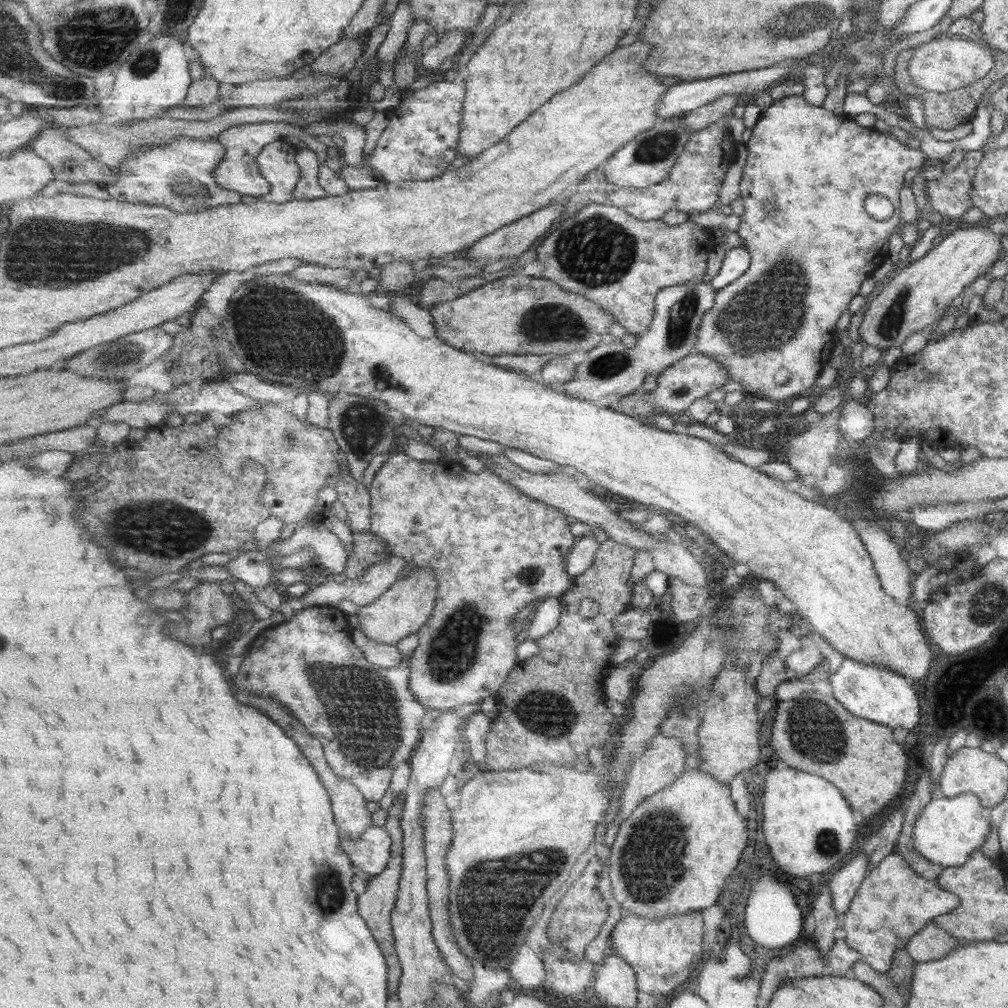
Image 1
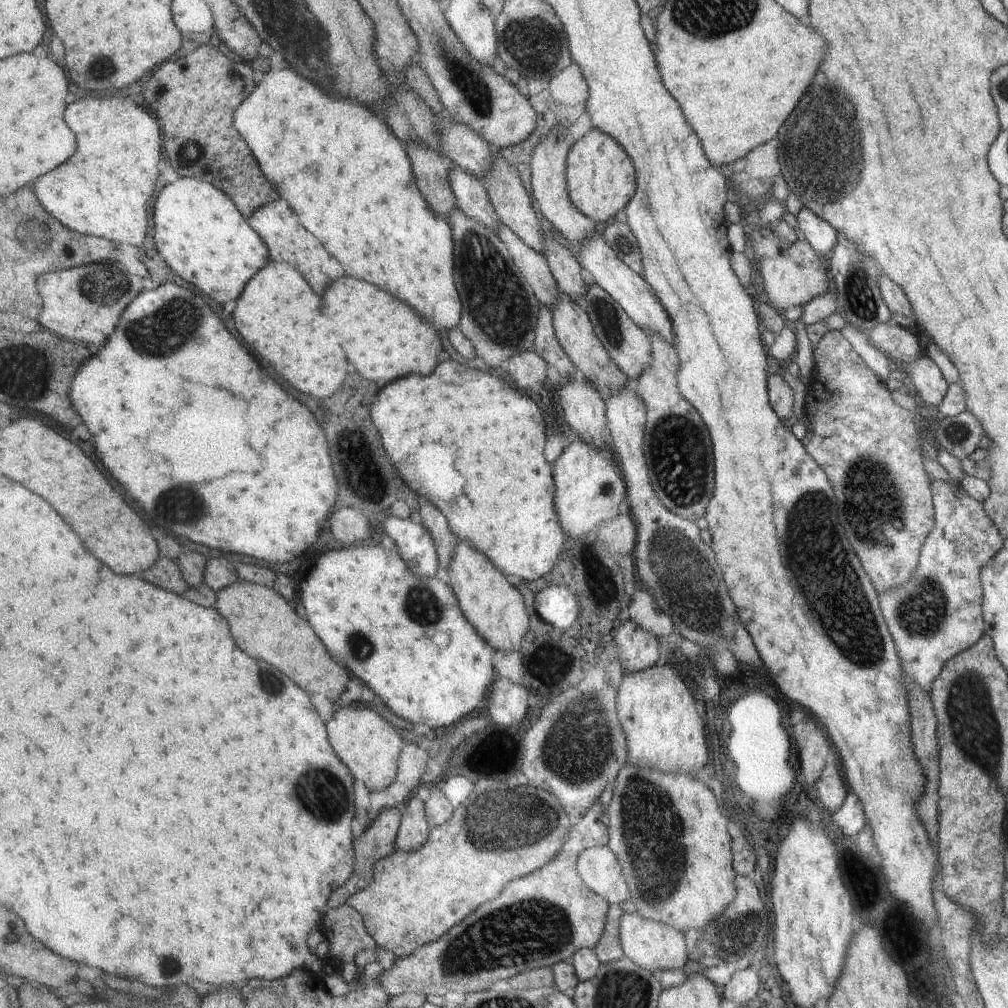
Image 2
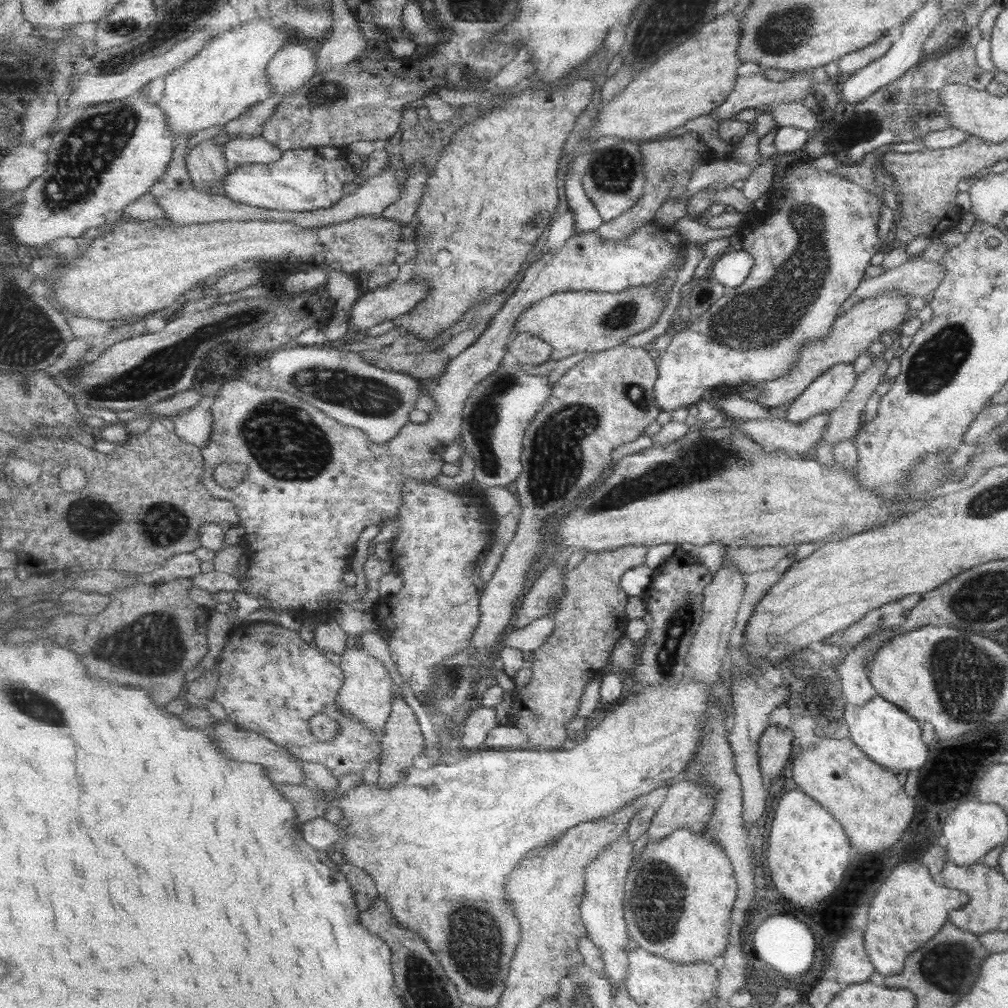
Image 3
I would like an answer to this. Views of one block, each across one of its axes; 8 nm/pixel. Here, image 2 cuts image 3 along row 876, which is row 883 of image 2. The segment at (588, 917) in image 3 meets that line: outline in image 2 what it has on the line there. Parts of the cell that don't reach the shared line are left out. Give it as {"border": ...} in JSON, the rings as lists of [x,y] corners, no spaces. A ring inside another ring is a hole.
{"border":[[[592,847],[581,854],[579,870],[586,884],[612,905],[624,905],[633,898],[633,890],[617,854],[608,847]]]}

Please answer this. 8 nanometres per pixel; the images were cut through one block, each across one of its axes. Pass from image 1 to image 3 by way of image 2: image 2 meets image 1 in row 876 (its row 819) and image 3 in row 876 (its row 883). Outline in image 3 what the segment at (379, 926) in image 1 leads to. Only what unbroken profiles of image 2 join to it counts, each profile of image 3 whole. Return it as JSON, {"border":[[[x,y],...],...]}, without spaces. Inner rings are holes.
{"border":[[[350,862],[337,865],[336,867],[348,875],[350,883],[354,886],[354,893],[357,894],[358,908],[364,913],[372,909],[380,900],[376,879],[363,868]]]}

